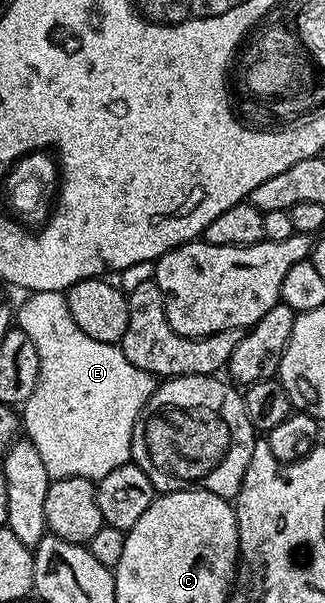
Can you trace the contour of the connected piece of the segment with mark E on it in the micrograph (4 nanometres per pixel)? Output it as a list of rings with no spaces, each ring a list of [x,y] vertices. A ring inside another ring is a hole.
[[[53,290],[27,293],[22,307],[16,310],[16,326],[32,340],[36,356],[40,356],[40,372],[36,388],[20,406],[20,426],[25,437],[36,444],[36,452],[44,463],[51,480],[56,478],[89,478],[108,476],[112,468],[120,468],[131,461],[132,432],[140,412],[154,395],[156,379],[153,374],[136,368],[124,356],[121,345],[101,343],[82,332],[72,320],[65,293]]]

